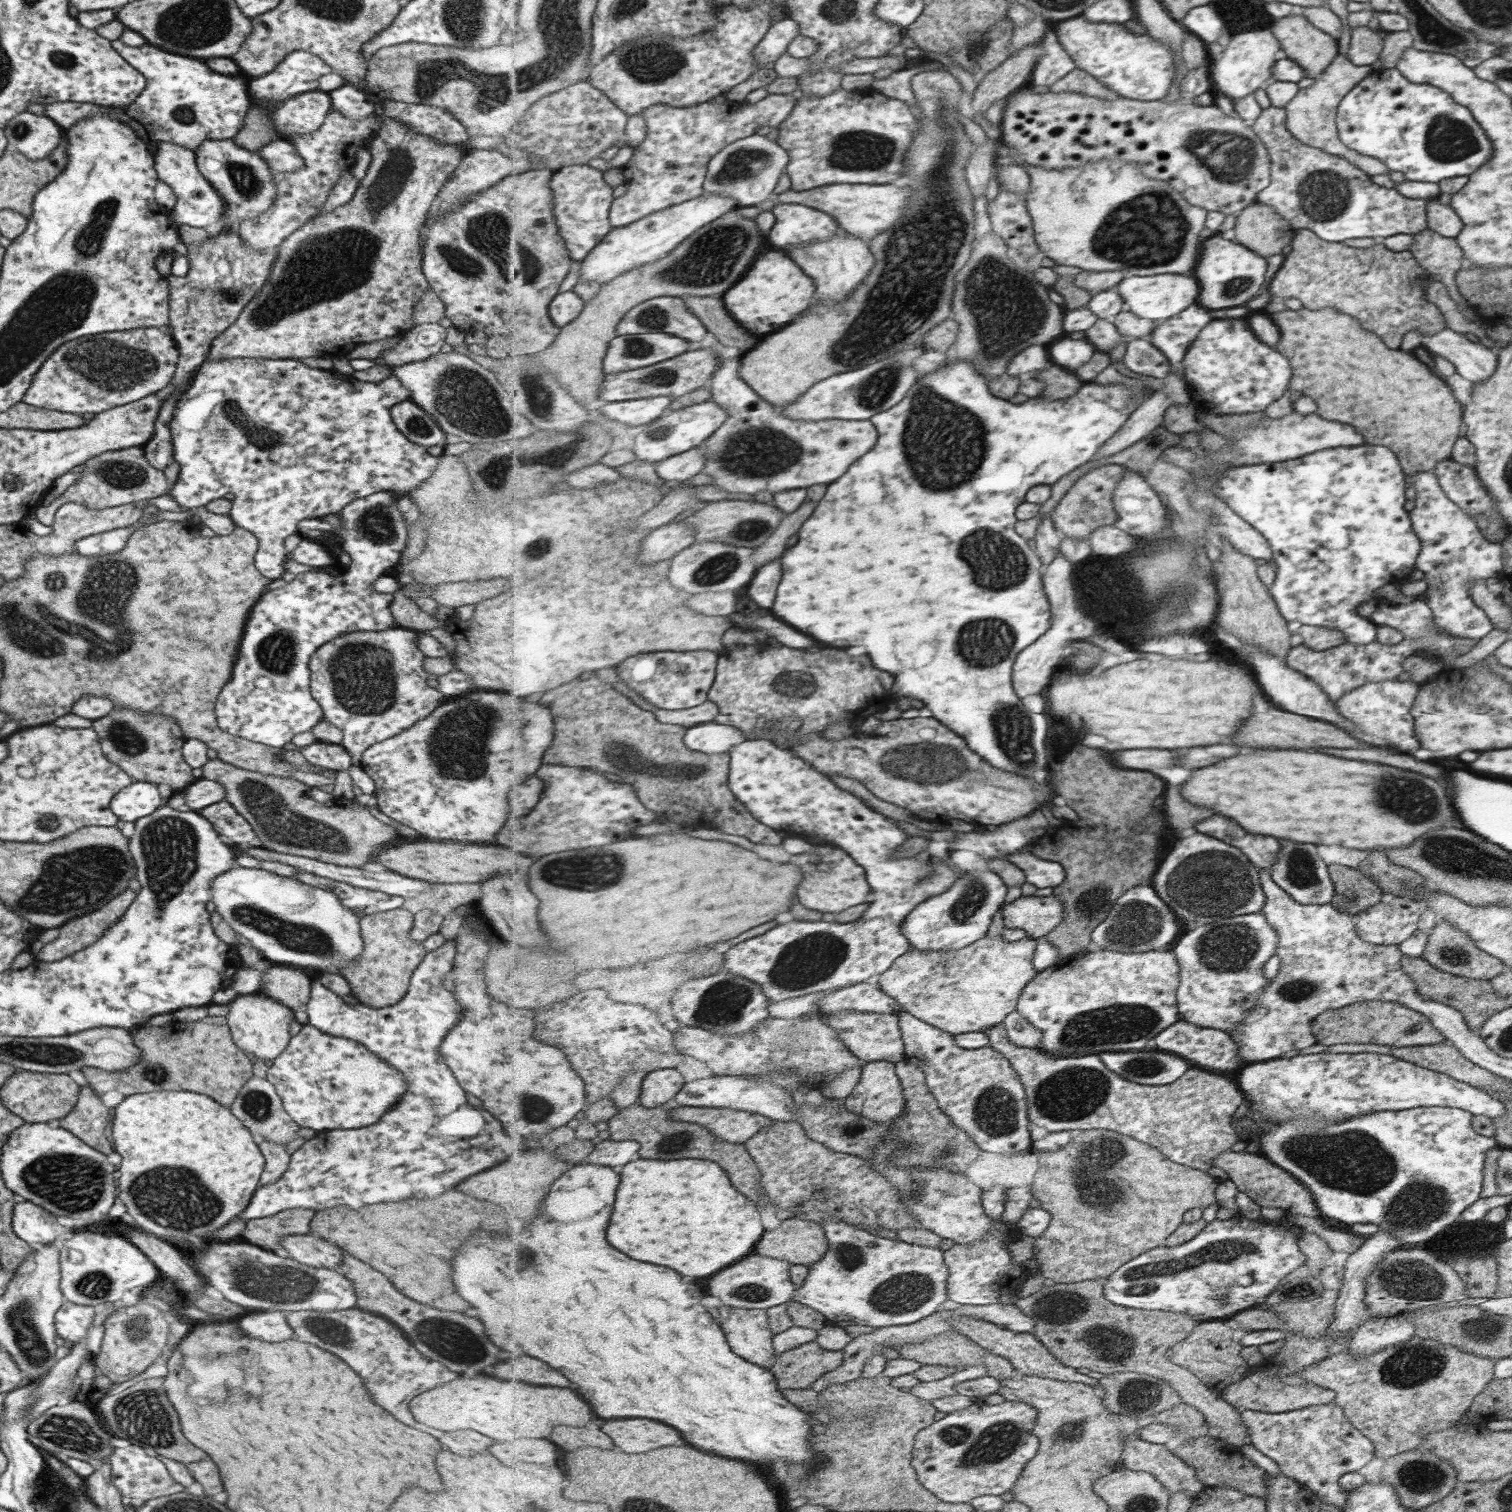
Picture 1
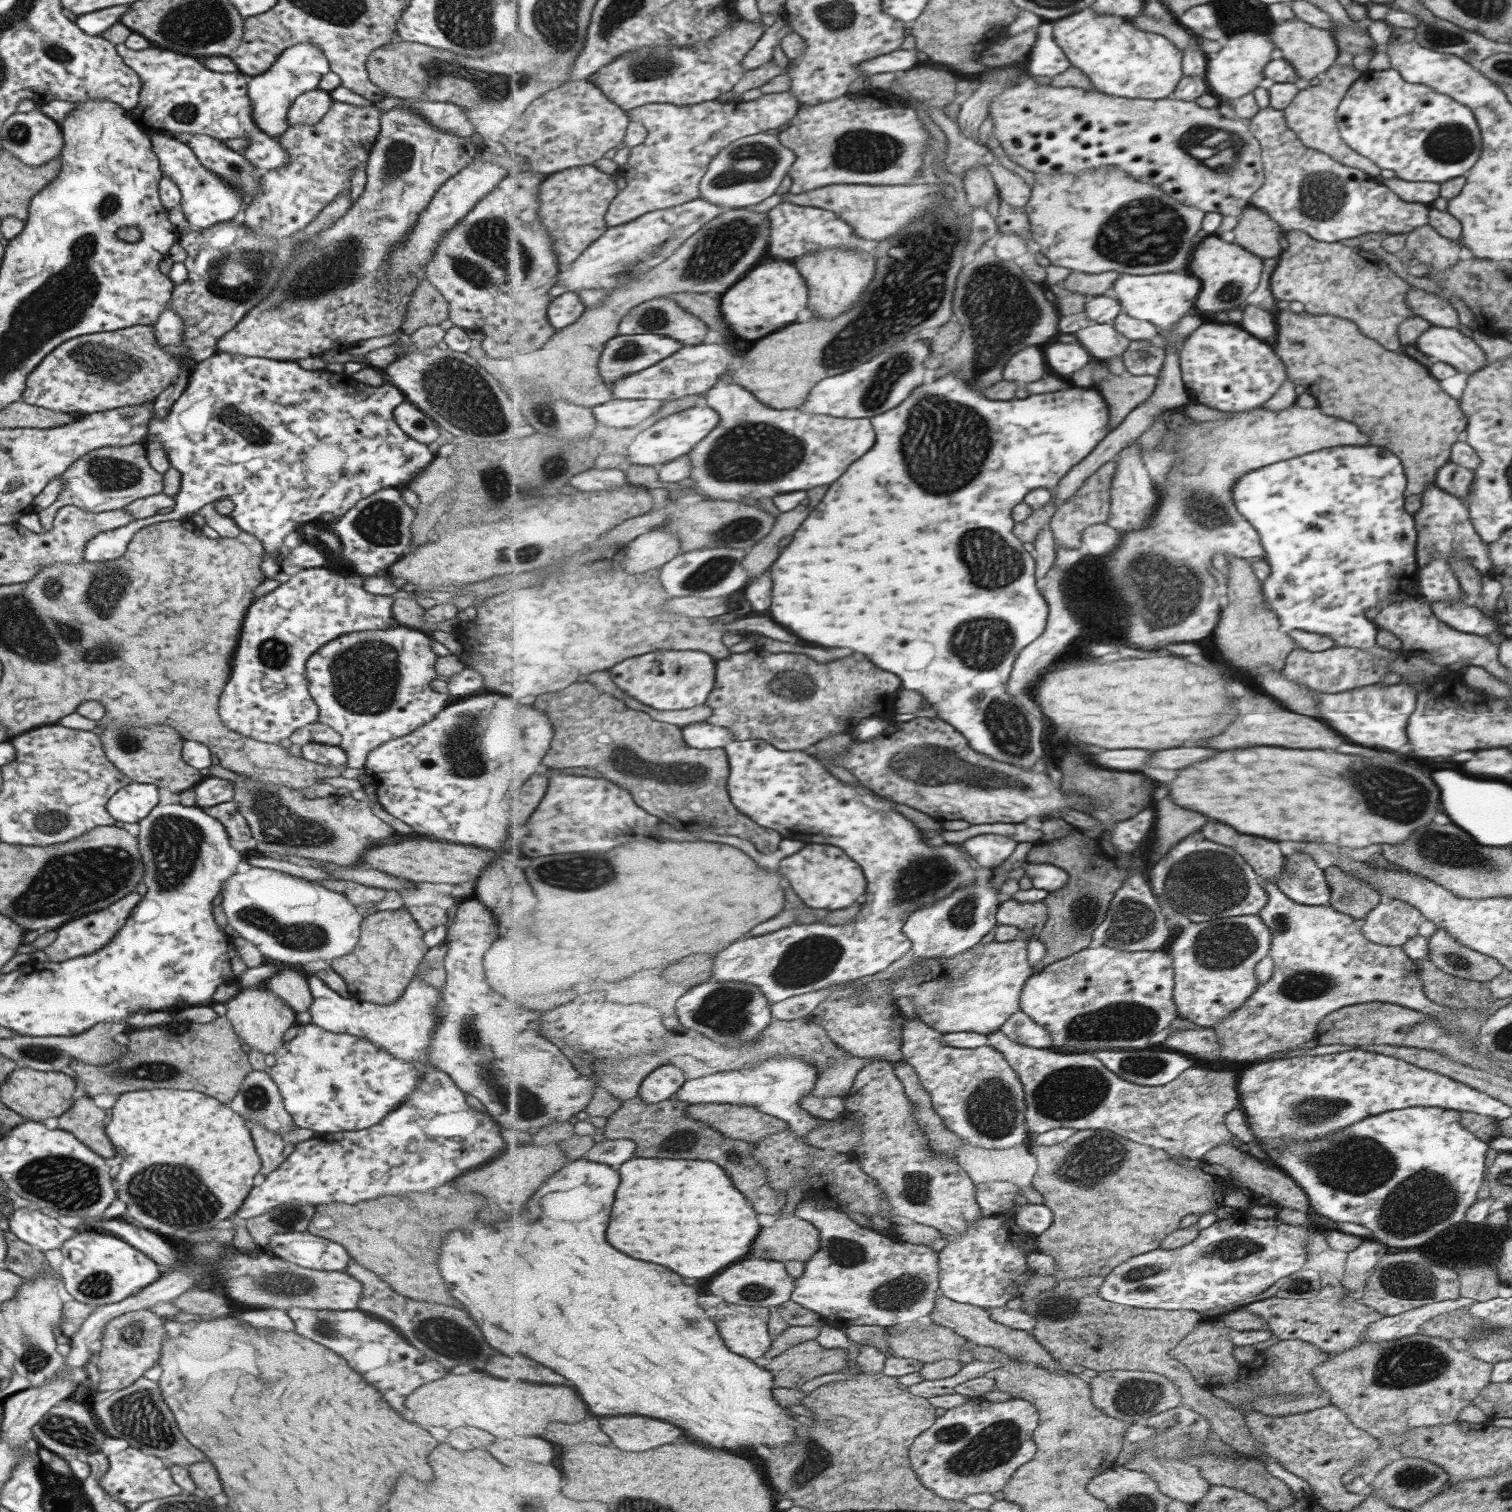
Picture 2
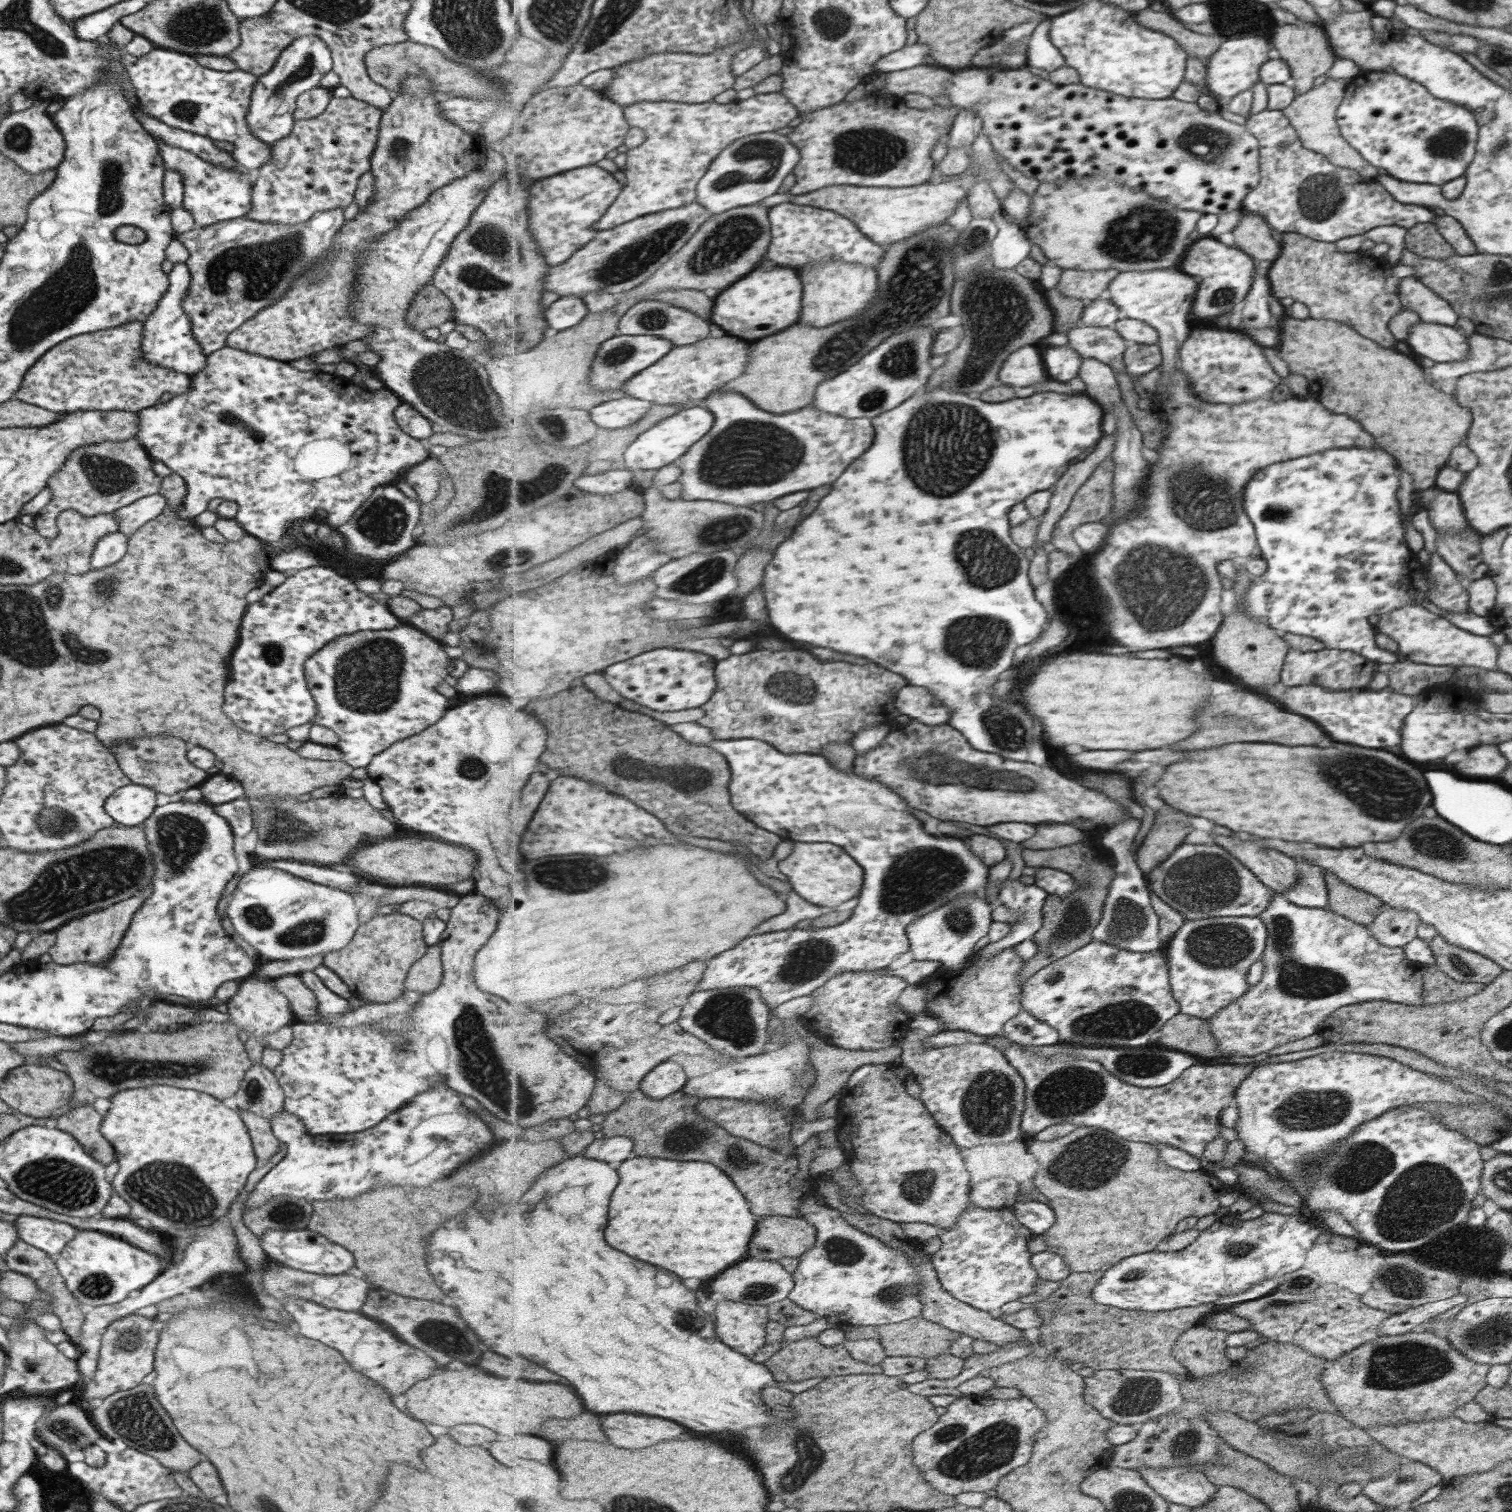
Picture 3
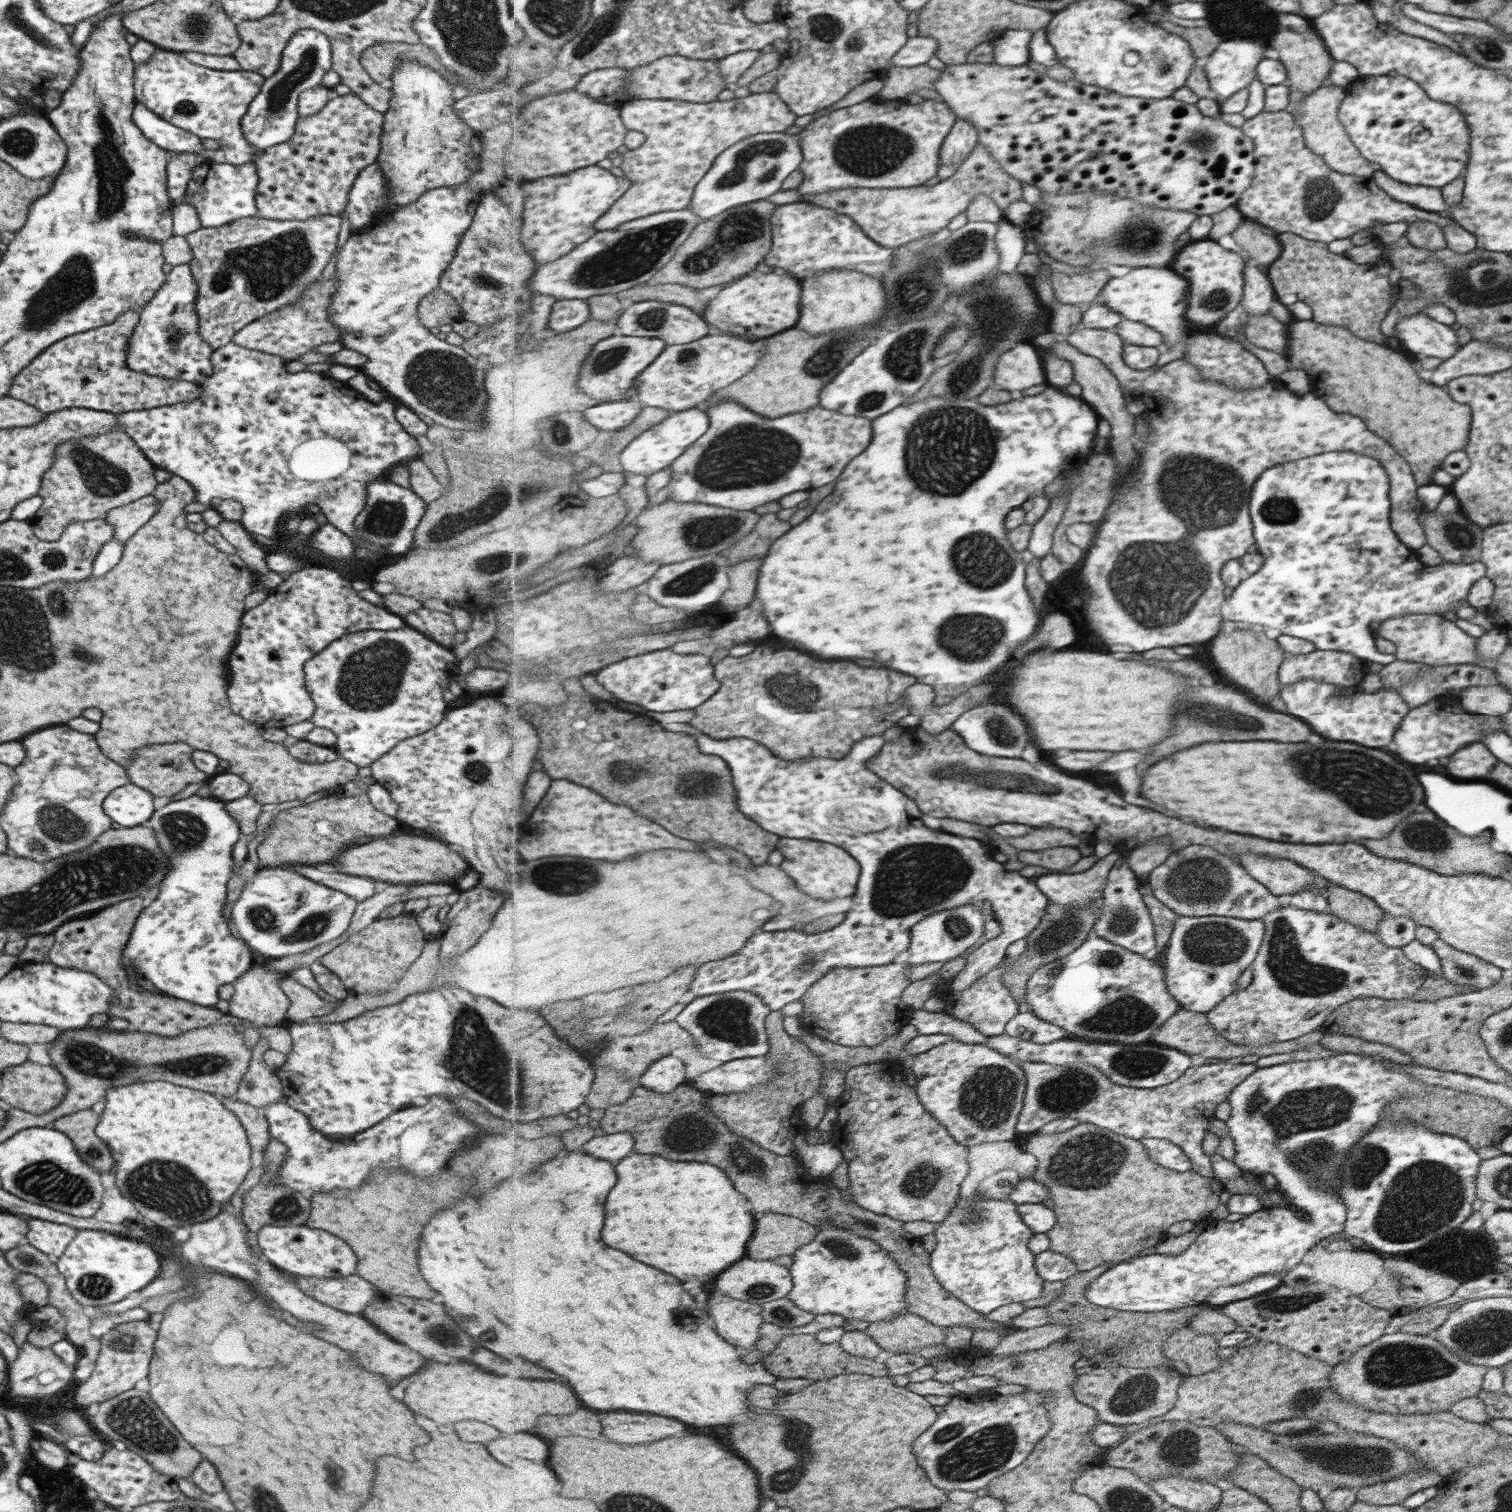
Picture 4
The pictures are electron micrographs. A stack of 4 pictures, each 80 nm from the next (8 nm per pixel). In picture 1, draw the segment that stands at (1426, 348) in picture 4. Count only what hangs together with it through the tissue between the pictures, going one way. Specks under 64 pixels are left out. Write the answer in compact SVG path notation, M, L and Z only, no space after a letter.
M1450 329L1423 336L1420 346L1431 356L1443 357L1453 366L1454 372L1477 385L1492 377L1499 355L1481 343L1469 341L1463 334Z

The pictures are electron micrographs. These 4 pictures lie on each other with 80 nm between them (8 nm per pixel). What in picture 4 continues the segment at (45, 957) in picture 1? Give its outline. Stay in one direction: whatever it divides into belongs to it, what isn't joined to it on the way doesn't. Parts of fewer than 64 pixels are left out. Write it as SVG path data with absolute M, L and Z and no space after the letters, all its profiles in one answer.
M142 895L112 903L111 906L99 909L90 915L60 925L51 934L54 941L45 956L55 966L76 968L98 976L106 984L107 990L113 992L108 1012L105 1014L113 1018L123 1018L129 1027L137 1032L172 1037L185 1031L189 1032L191 1029L220 1022L223 1013L215 1007L199 1006L163 994L149 993L139 988L129 976L129 971L124 969L122 948L143 908L141 904L143 904Z

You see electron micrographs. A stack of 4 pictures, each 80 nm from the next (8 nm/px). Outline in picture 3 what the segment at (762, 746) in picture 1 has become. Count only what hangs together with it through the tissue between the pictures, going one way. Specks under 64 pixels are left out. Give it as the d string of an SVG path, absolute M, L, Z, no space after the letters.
M742 738L742 739L728 739L719 740L712 742L711 746L715 750L724 754L729 761L731 768L733 769L733 778L730 782L730 789L732 790L733 802L736 803L737 810L741 811L741 814L745 814L747 818L752 819L761 828L765 830L770 830L775 834L781 834L783 840L791 838L791 841L799 842L826 842L833 843L839 846L845 846L845 850L848 854L856 859L856 862L861 862L861 866L865 866L865 890L861 890L861 895L858 897L858 904L854 908L854 913L851 918L849 918L845 923L839 924L838 927L830 928L813 928L809 927L806 930L801 930L801 928L781 930L780 932L771 932L767 934L757 935L752 934L747 937L743 942L740 942L735 949L726 950L724 953L718 954L715 958L708 961L708 967L705 971L705 976L703 980L698 984L695 992L705 992L705 990L721 990L725 989L740 989L740 986L746 986L745 988L757 989L764 996L764 1002L770 1004L772 1009L781 1006L793 998L801 998L801 996L813 995L815 991L821 989L821 986L827 984L834 976L839 976L840 974L846 972L865 972L868 970L883 970L895 960L899 958L901 954L909 952L912 943L908 937L908 927L923 916L932 913L933 910L941 908L947 905L949 902L956 901L957 898L968 897L969 894L981 895L983 890L986 890L989 886L989 872L991 872L991 867L985 865L981 862L971 850L969 846L963 842L963 840L957 840L957 838L935 838L931 834L927 834L923 828L921 828L921 822L913 816L913 814L907 814L905 812L905 802L901 798L900 794L895 794L895 790L891 787L885 786L884 783L877 782L876 779L865 778L864 775L857 773L854 769L851 772L845 773L839 771L833 767L827 761L827 758L822 755L814 755L811 753L795 753L795 754L785 754L784 751L780 751L777 747L774 747L770 742L765 742L753 738Z

